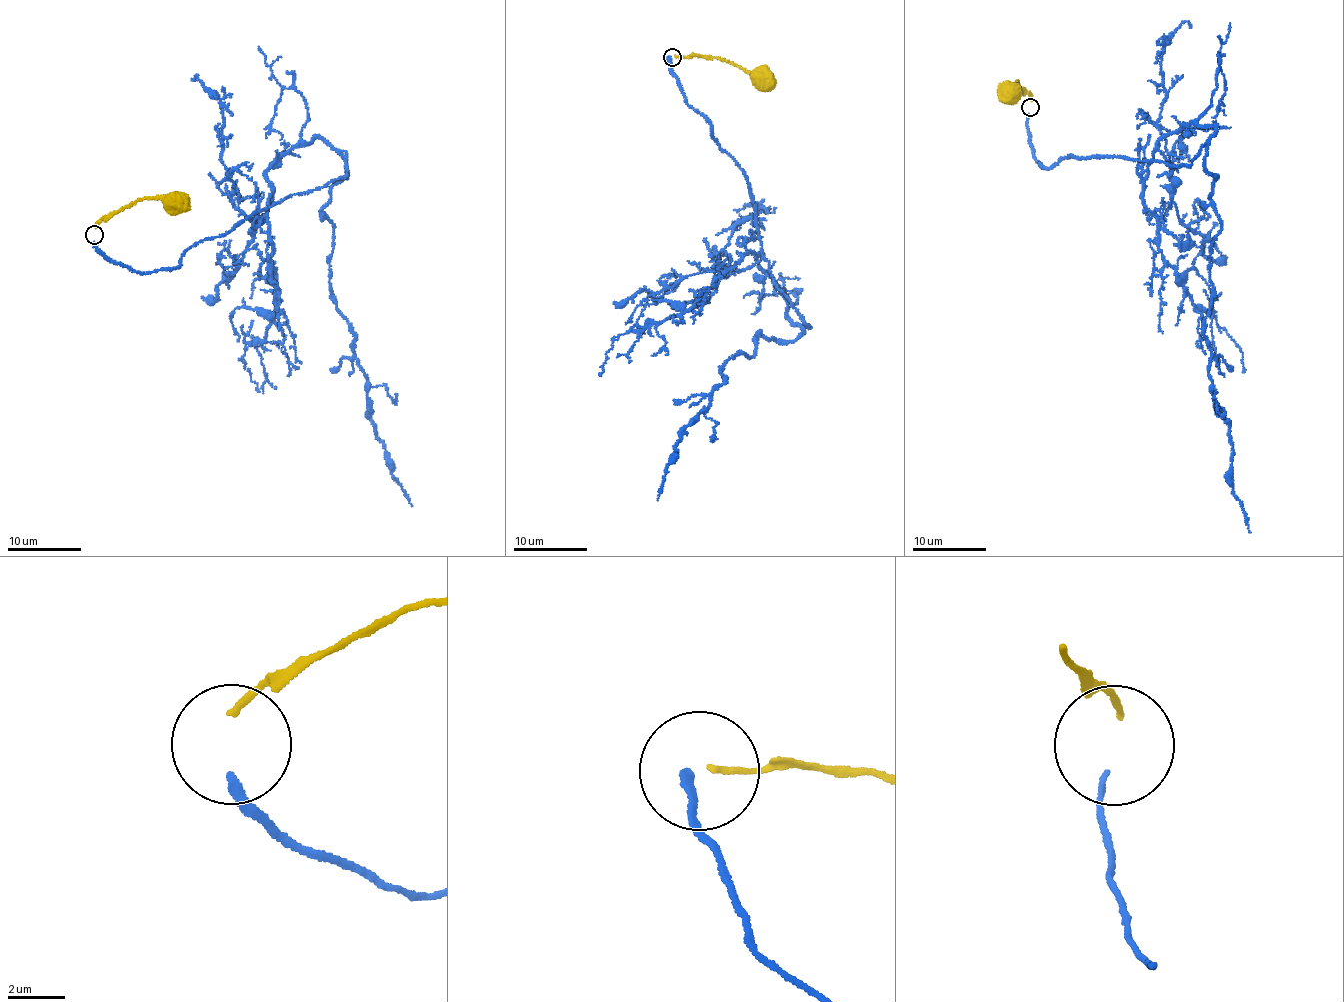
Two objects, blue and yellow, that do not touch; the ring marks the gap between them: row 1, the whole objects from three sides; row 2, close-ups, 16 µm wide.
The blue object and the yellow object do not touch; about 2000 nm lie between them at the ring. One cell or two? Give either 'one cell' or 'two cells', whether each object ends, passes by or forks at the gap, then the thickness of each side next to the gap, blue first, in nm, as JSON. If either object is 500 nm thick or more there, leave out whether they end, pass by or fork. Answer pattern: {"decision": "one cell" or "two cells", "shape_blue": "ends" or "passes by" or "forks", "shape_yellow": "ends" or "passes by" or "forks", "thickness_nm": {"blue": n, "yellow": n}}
{"decision": "one cell", "shape_blue": "ends", "shape_yellow": "ends", "thickness_nm": {"blue": 220, "yellow": 240}}

